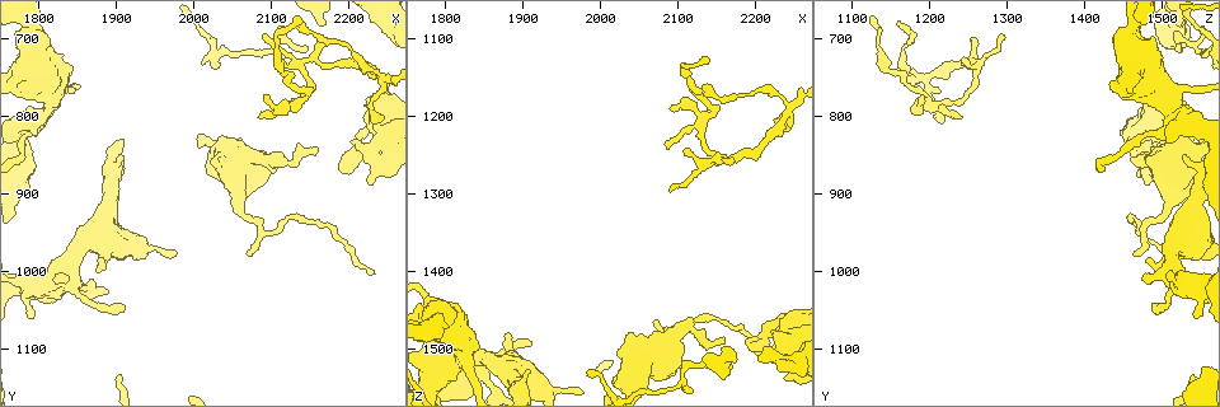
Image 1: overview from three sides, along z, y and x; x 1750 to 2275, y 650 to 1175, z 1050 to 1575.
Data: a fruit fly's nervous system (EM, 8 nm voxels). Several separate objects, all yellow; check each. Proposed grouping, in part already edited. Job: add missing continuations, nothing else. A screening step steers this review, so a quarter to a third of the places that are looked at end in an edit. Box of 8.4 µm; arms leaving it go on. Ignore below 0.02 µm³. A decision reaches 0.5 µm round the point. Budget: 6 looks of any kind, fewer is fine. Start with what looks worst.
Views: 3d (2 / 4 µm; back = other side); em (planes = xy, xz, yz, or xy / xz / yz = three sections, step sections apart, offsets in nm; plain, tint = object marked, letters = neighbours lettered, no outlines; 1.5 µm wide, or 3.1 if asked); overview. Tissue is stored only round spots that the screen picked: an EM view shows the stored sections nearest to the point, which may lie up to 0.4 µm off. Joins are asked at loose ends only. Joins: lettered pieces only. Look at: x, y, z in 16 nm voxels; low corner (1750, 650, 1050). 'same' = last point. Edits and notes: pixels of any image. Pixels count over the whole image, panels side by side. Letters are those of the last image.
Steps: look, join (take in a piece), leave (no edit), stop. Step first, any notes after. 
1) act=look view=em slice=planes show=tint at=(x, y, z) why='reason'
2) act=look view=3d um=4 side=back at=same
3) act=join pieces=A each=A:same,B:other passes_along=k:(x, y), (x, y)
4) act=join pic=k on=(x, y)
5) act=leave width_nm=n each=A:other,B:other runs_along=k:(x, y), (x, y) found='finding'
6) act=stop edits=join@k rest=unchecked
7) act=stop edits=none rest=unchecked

act=look view=3d um=2 at=(2225, 890, 1480) why='free end'

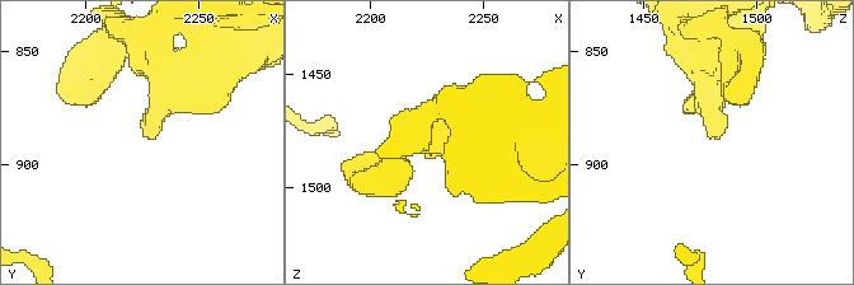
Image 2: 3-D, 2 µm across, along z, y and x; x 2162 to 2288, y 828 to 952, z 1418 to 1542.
act=look view=em slice=planes show=letters at=(2228, 889, 1483)

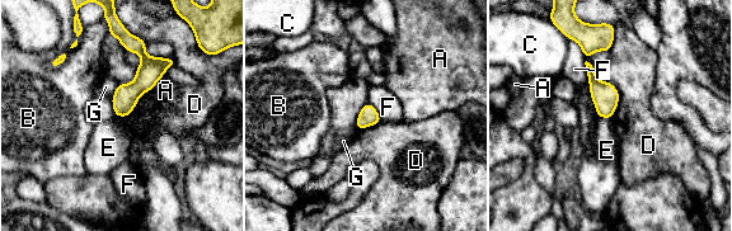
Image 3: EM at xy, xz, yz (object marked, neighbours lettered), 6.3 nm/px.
act=leave each=A:other,B:other,C:other,D:other,E:other,F:other,G:other runs_along=3:(170, 61), (160, 65), (118, 113) found='none of them fits'

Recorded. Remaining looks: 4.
act=look view=em slice=yz step=4 show=tint at=(2090, 775, 1185) why='tapers out'

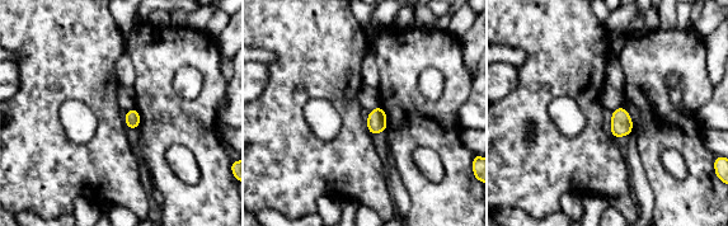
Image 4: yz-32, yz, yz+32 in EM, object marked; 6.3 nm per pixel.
act=look view=em slice=planes show=letters at=same

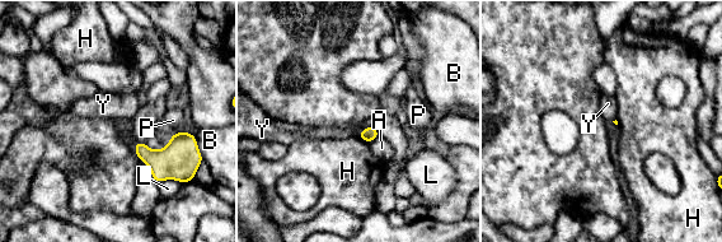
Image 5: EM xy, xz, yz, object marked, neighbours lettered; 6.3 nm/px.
act=leave each=A:other,B:other,H:other,L:other,P:other,Y:other found='no lettered piece goes on from it'

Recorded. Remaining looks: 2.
act=stop edits=none rest=unchecked

